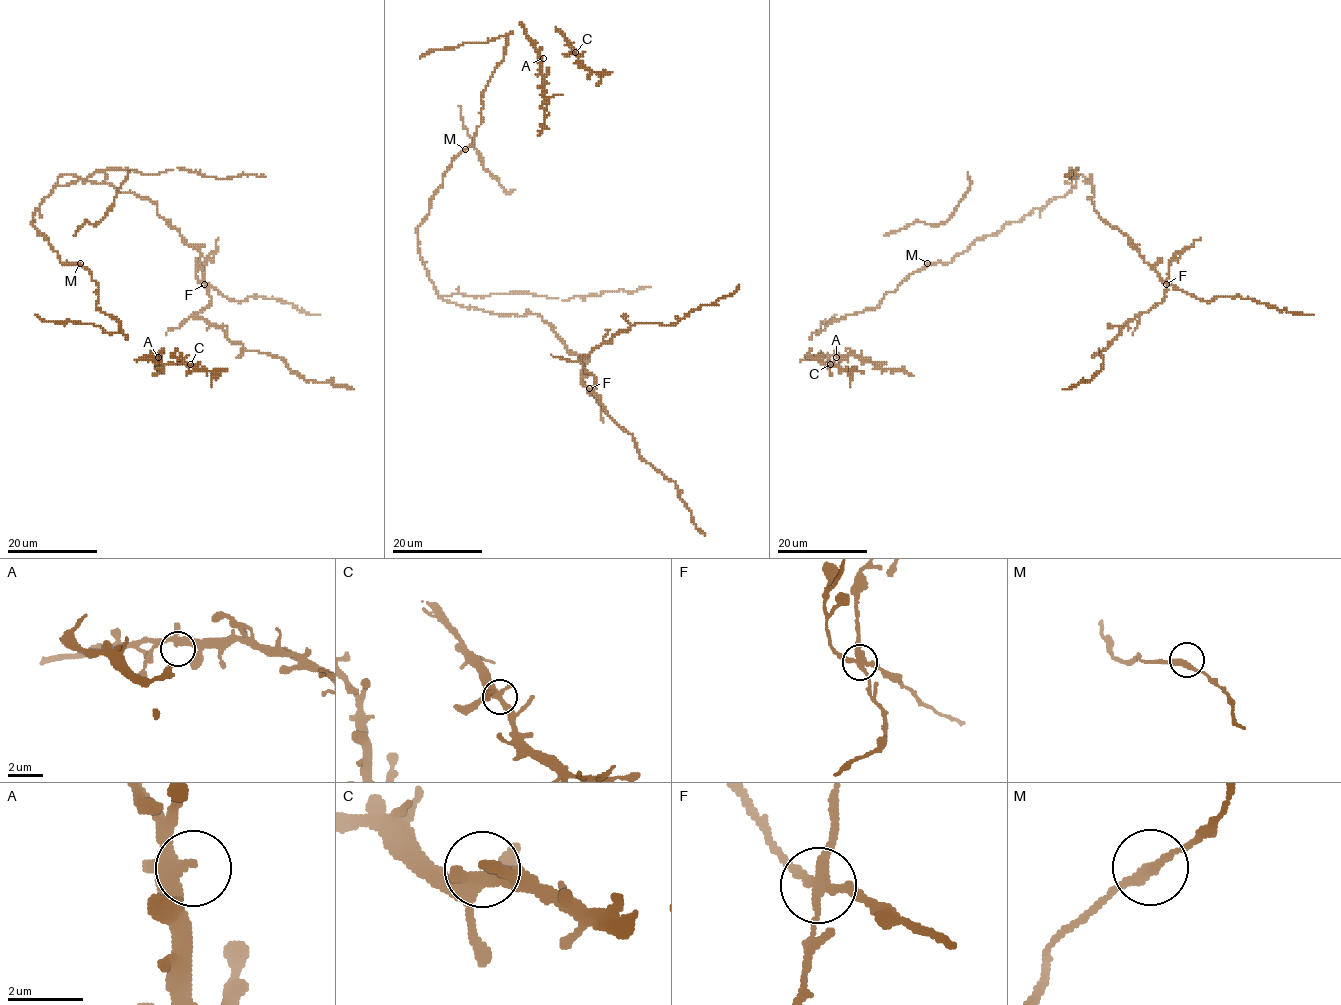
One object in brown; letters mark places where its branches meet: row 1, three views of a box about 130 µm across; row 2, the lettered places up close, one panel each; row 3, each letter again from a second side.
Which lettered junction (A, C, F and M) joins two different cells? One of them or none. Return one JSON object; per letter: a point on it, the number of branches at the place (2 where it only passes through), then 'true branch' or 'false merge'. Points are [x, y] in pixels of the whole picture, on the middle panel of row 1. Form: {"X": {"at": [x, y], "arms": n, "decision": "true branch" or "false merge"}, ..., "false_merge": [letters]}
{"A": {"at": [543, 58], "arms": 3, "decision": "true branch"}, "C": {"at": [575, 52], "arms": 4, "decision": "true branch"}, "F": {"at": [589, 388], "arms": 4, "decision": "false merge"}, "M": {"at": [465, 149], "arms": 2, "decision": "true branch"}, "false_merge": ["F"]}

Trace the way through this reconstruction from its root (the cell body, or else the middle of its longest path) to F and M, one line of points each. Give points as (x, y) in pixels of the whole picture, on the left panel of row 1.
F: (58, 179), (72, 174), (154, 202), (158, 213), (200, 253), (195, 271), (204, 283)
M: (58, 179), (50, 194), (34, 210), (32, 225), (57, 253), (61, 263), (80, 263)

